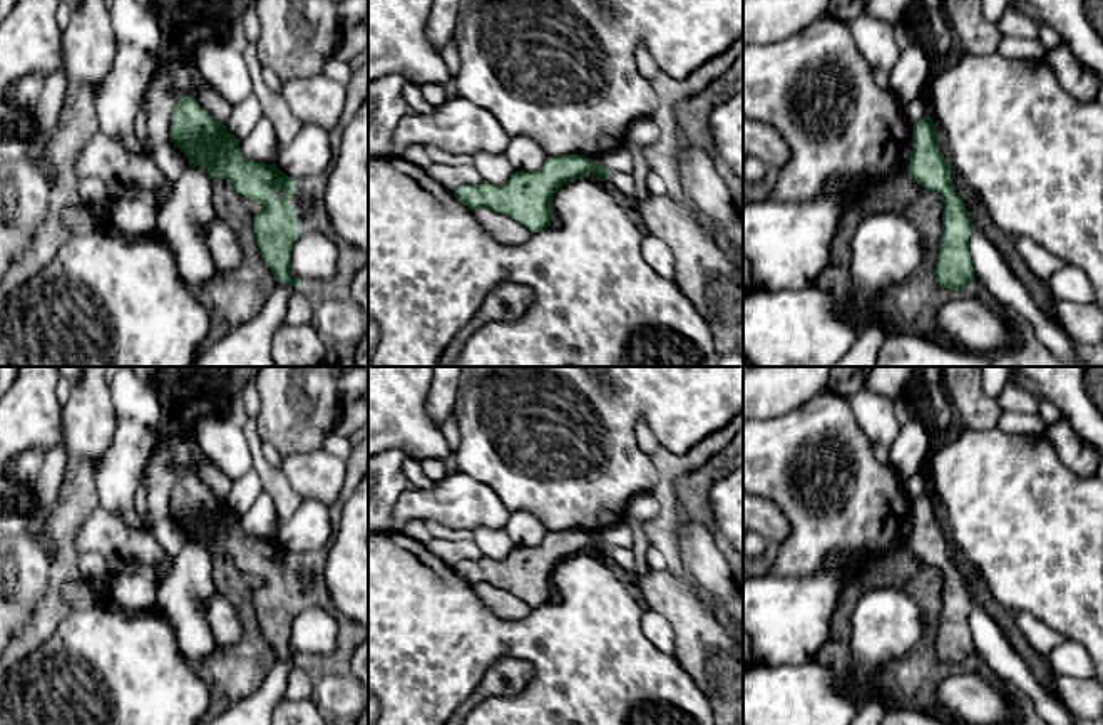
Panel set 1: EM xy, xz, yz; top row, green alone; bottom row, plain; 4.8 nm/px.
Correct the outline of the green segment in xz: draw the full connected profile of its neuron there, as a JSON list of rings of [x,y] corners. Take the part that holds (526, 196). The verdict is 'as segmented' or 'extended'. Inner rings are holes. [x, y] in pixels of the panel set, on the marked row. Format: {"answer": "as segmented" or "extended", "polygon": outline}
{"answer": "as segmented", "polygon": [[[581,154],[549,156],[537,171],[516,171],[504,184],[482,181],[479,186],[460,186],[454,196],[474,209],[492,209],[526,226],[532,234],[552,224],[552,198],[564,184],[594,174],[609,179],[609,171]]]}

